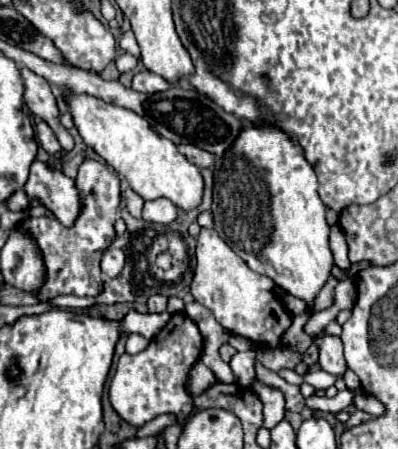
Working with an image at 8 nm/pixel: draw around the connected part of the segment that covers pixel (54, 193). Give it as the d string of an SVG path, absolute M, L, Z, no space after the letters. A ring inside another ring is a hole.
M35 160L31 164L31 174L23 190L31 200L39 200L39 204L65 226L71 226L81 212L81 194L73 180L65 176L63 170L51 168L45 162Z

